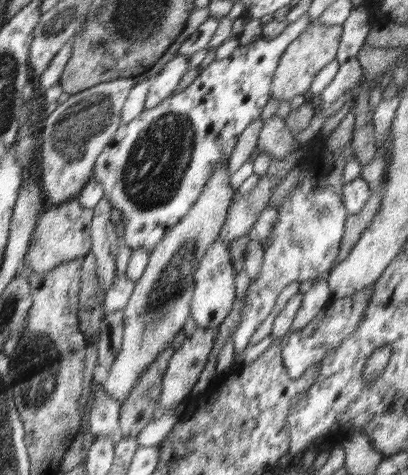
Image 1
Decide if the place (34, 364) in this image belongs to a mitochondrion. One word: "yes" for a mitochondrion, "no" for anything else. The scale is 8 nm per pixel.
yes

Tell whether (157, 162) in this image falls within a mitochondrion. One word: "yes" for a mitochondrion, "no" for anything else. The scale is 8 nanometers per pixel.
yes

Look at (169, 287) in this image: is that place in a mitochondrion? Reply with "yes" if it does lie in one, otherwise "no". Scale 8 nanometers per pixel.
yes

